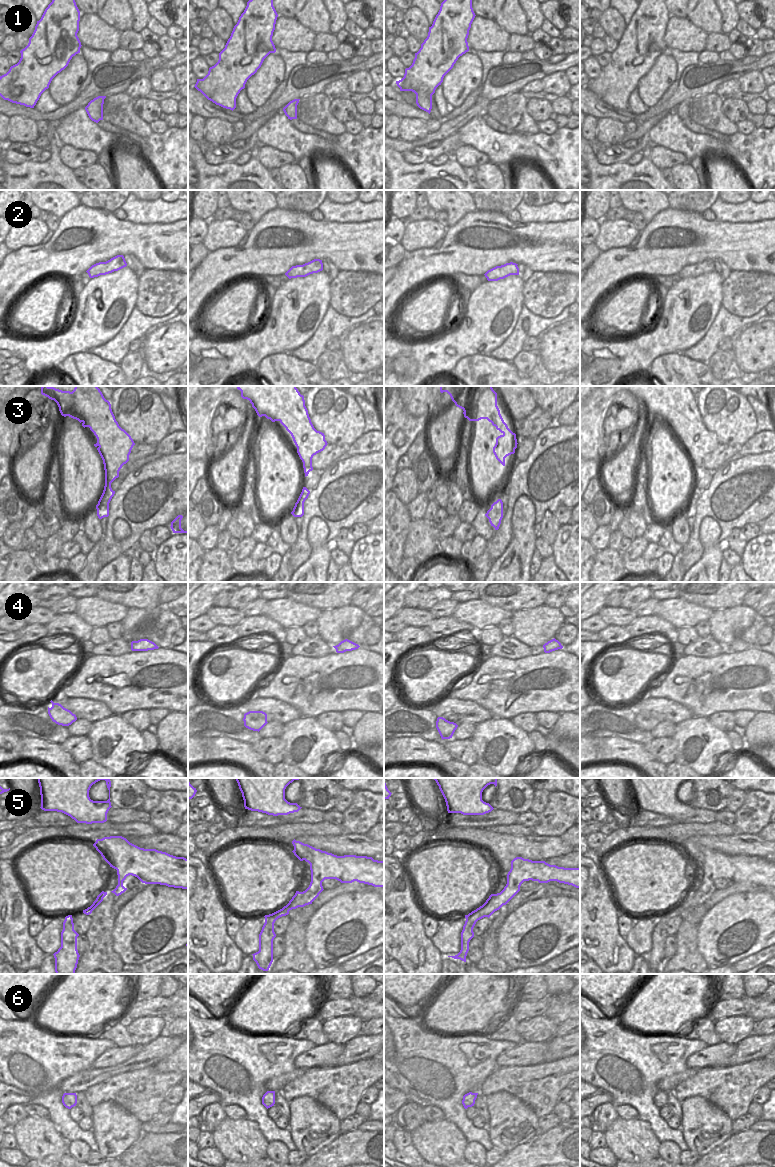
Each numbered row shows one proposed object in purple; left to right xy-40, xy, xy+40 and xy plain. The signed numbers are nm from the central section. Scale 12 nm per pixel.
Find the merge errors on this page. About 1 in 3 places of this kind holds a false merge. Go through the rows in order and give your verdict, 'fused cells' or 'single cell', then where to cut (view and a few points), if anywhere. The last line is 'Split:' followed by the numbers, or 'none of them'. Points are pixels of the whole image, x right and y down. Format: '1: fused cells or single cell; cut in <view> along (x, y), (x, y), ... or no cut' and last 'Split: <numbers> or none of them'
1: single cell; no cut
2: single cell; no cut
3: fused cells; cut in xy along (293, 509), (298, 513)
4: single cell; no cut
5: single cell; no cut
6: single cell; no cut
Split: 3

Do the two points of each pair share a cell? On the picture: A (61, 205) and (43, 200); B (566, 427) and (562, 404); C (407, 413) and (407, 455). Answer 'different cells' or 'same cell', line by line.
A: same cell
B: different cells
C: different cells

